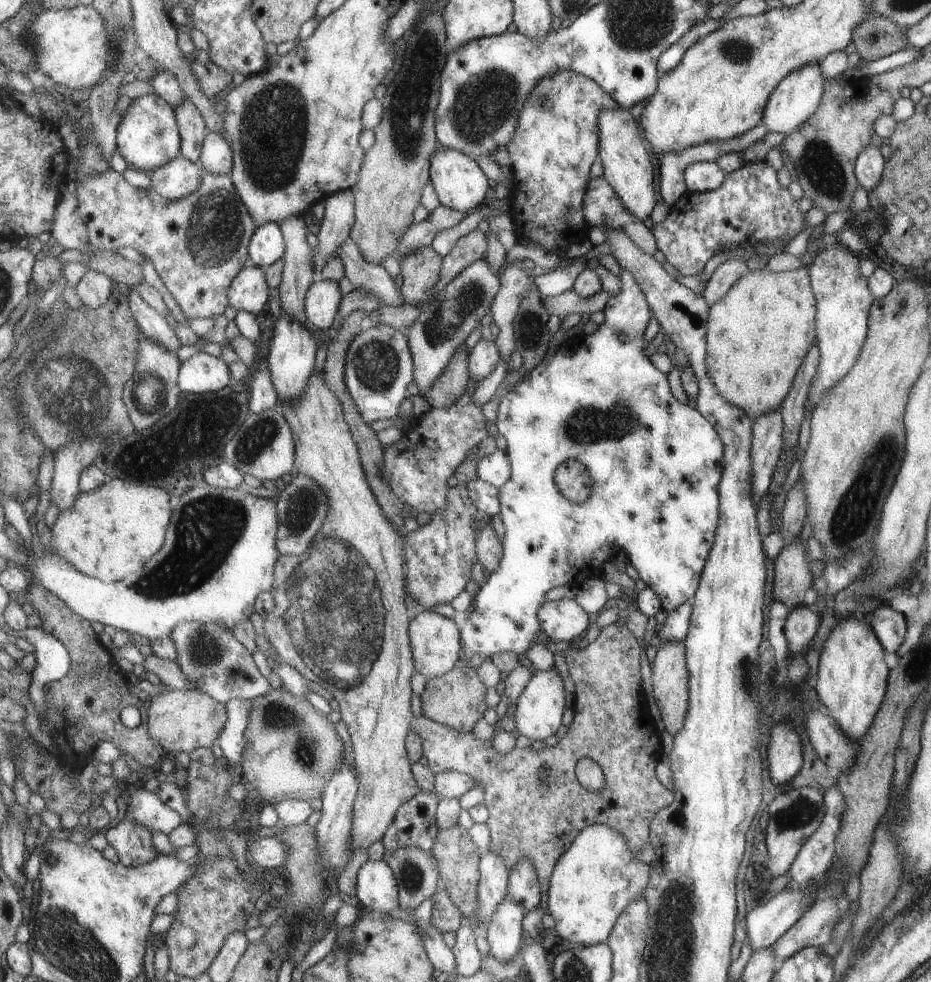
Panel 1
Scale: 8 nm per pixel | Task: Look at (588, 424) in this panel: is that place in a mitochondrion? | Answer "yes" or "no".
yes

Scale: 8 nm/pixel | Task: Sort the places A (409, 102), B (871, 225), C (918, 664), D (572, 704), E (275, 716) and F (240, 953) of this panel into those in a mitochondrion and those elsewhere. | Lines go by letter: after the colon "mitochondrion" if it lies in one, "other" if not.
A: mitochondrion
B: mitochondrion
C: mitochondrion
D: other
E: mitochondrion
F: other

